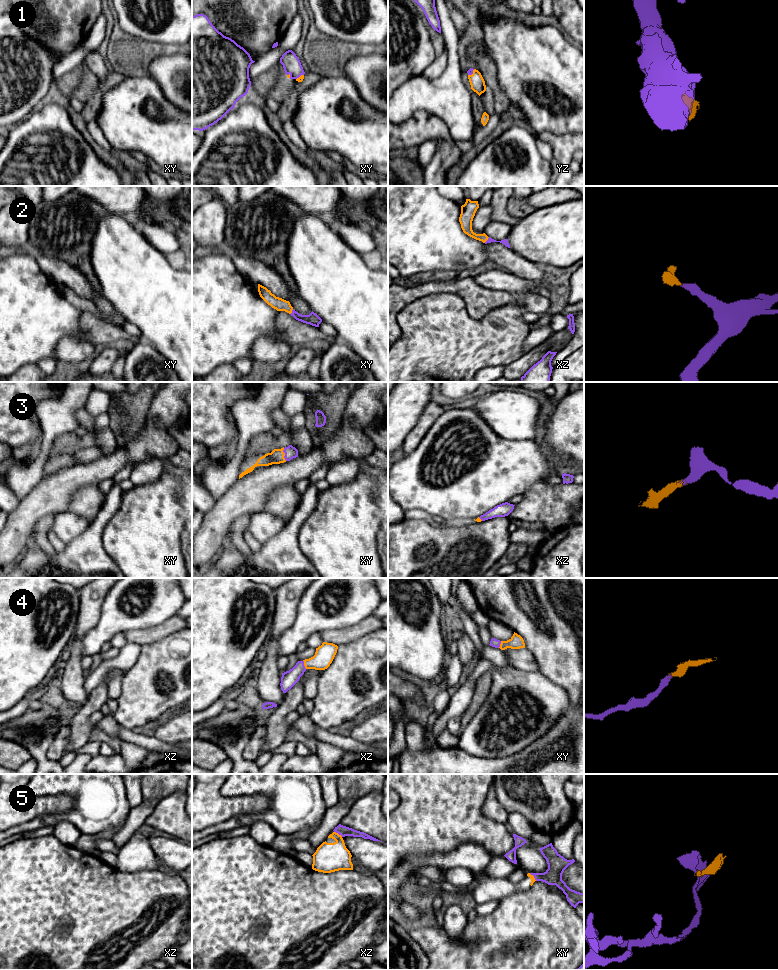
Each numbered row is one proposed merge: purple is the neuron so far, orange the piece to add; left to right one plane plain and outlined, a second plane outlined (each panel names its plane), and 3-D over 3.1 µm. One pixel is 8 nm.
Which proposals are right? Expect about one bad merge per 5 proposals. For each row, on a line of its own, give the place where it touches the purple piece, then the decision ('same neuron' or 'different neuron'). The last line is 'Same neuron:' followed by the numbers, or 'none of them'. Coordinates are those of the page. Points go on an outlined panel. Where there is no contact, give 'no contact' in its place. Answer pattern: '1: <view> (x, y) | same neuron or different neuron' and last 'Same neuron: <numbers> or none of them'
1: yz (472, 73) | same neuron
2: xz (487, 240) | same neuron
3: xy (285, 454) | same neuron
4: xz (303, 664) | same neuron
5: xz (338, 833) | different neuron
Same neuron: 1, 2, 3, 4

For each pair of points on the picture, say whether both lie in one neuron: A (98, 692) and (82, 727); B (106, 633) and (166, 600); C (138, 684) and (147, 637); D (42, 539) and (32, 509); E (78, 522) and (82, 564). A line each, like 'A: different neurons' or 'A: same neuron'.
A: same neuron
B: same neuron
C: different neurons
D: different neurons
E: different neurons

